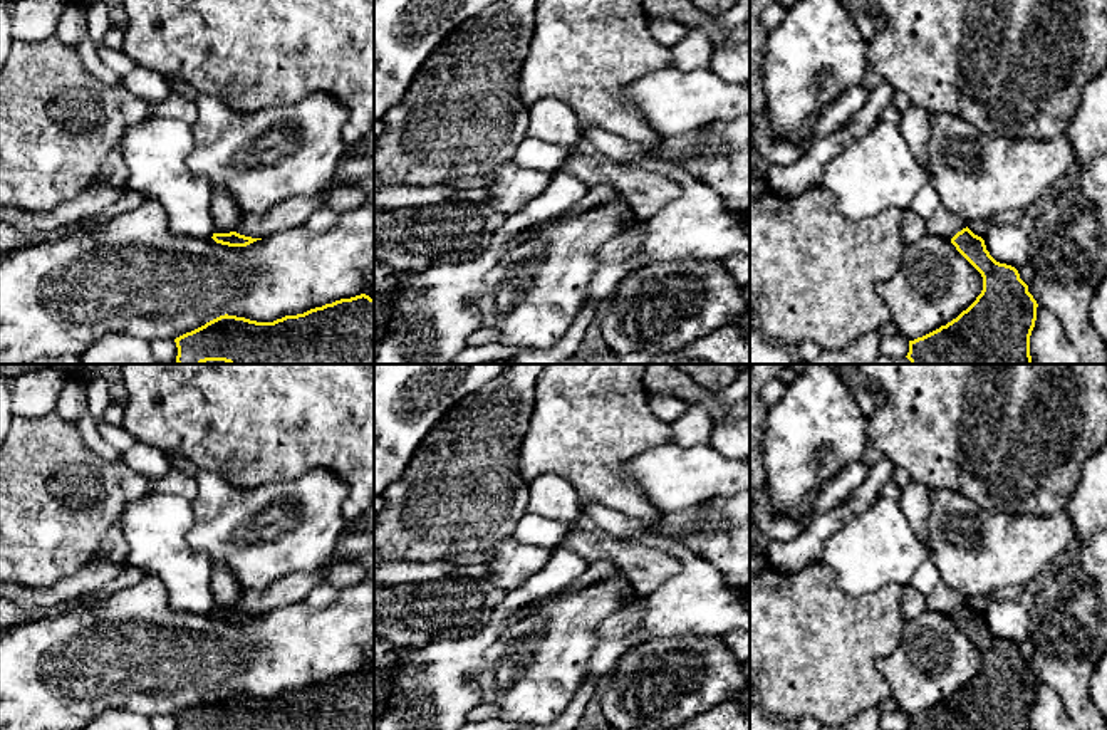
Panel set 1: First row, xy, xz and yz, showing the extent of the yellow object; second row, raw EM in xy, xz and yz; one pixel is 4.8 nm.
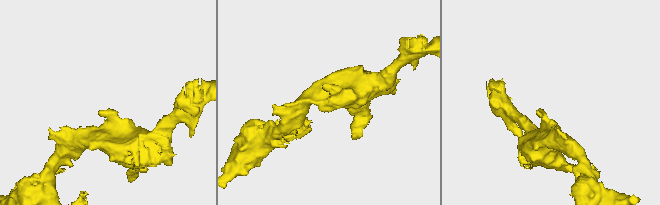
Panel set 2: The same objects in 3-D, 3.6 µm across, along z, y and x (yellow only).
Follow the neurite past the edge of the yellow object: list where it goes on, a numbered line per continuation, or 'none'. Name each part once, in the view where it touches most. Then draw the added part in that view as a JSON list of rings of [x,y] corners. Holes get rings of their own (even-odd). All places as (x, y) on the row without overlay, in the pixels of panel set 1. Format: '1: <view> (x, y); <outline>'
none

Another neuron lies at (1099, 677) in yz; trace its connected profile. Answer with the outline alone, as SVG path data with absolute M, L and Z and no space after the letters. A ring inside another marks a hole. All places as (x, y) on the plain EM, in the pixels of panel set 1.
M1107 649L1099 658L1090 678L1090 700L1107 722Z

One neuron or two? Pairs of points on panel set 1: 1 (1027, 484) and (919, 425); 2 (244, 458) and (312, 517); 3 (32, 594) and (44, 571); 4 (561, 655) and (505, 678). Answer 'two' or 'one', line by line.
1: one
2: two
3: two
4: one

